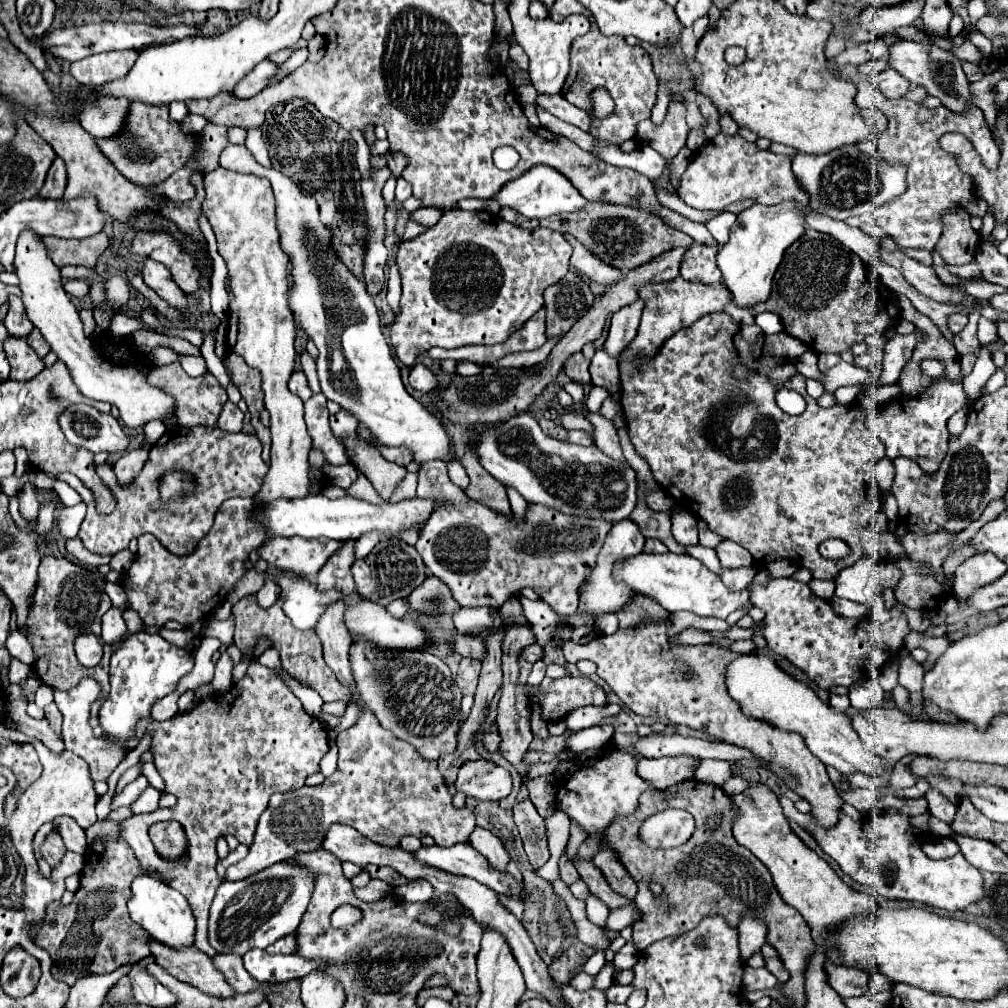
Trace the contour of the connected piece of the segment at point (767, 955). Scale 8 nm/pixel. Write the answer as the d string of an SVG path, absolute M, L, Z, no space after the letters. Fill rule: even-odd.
M766 943L766 945L762 947L762 955L764 955L764 959L766 959L766 969L768 969L770 973L774 973L780 983L784 983L786 979L790 979L786 967L784 967L780 955L778 955L778 951L776 951L770 943Z

